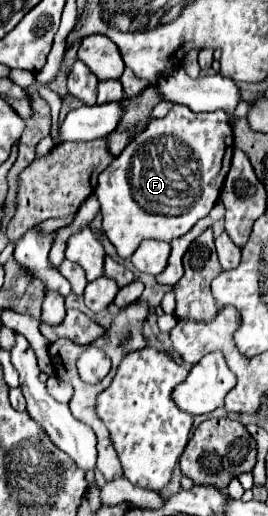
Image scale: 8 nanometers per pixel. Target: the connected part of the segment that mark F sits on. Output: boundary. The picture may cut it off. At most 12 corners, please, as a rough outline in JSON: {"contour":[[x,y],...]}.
{"contour":[[174,106],[100,178],[120,258],[172,242],[220,196],[224,112]]}

